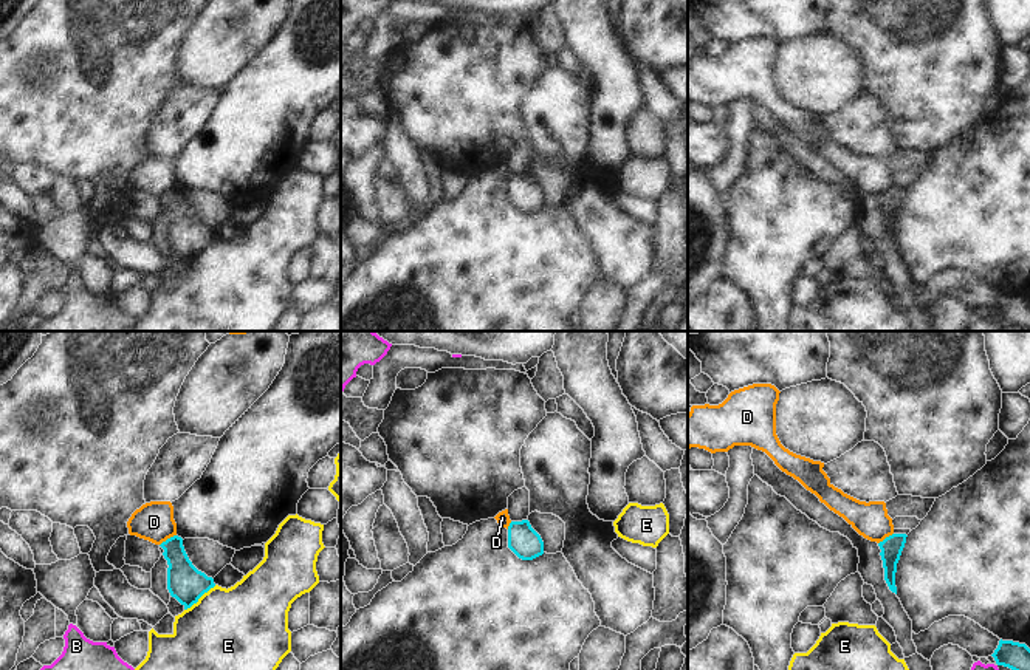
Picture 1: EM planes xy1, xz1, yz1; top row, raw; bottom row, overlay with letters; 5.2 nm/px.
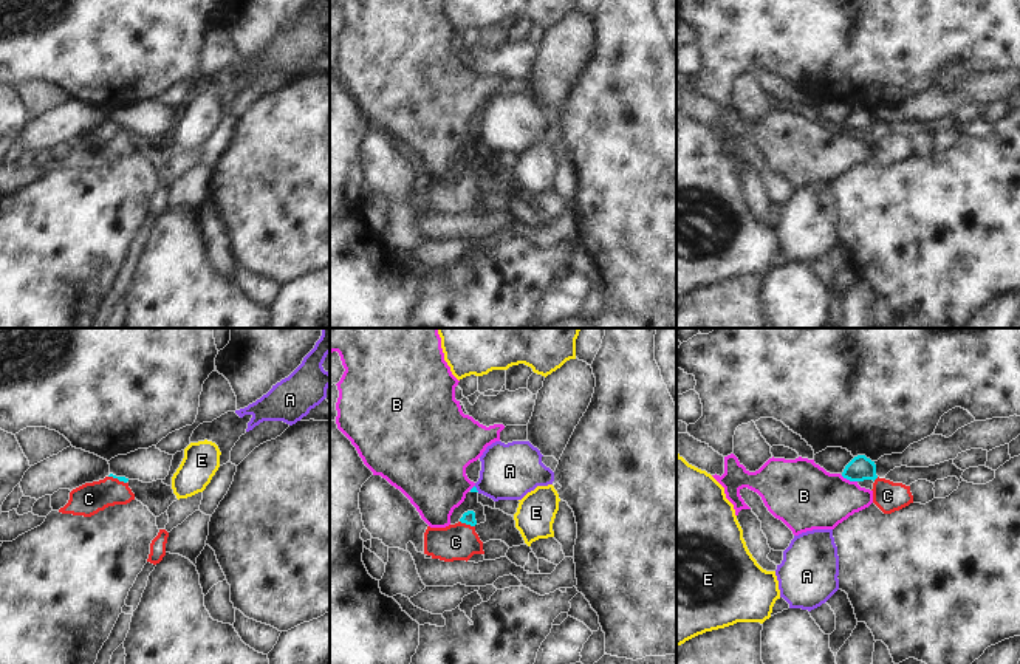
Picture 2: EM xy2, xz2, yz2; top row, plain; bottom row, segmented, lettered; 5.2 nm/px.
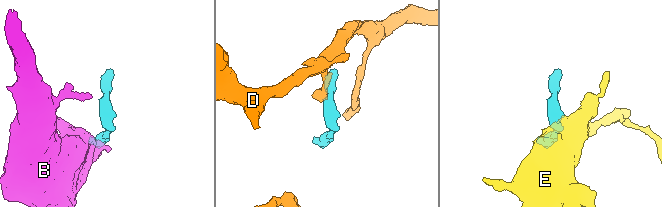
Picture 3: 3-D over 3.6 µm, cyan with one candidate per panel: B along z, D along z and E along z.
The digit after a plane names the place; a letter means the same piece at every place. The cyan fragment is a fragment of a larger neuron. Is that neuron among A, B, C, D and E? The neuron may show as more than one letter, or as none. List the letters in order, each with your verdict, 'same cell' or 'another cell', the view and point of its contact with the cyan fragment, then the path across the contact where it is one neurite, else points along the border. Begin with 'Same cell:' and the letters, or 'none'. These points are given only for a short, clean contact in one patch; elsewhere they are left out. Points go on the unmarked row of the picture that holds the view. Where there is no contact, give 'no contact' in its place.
Same cell: C
A: another cell; contact xz2 (475, 143); border xz2 (474, 140), (479, 144)
B: another cell; contact yz2 (848, 132); border yz2 (841, 129), (856, 135)
C: same cell; contact xz2 (468, 177); way xz2 (468, 171), (468, 177), (455, 195)
D: another cell; contact xy1 (168, 192); border xy1 (175, 188), (160, 198)
E: another cell; contact xy1 (200, 249); border xy1 (216, 239), (185, 263)

